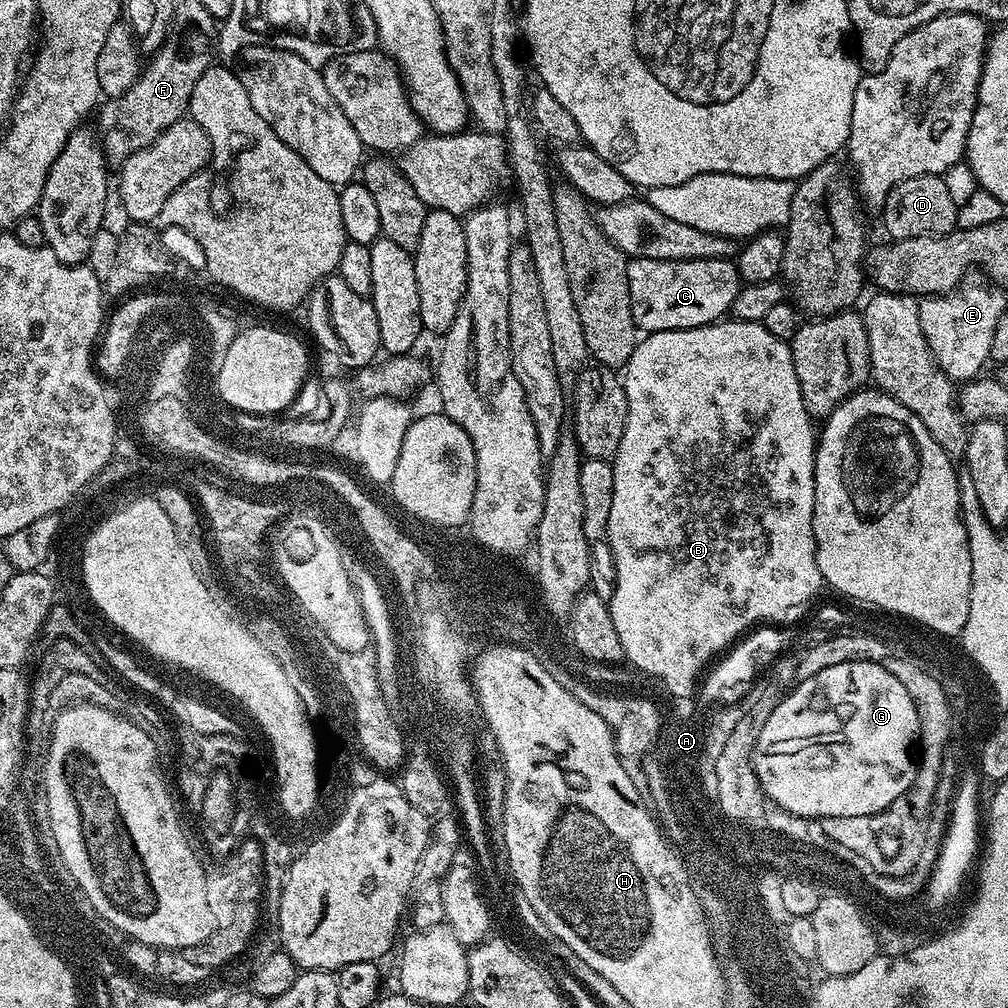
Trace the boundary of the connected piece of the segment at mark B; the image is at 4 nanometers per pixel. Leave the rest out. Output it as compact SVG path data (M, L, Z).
M725 318L701 328L647 333L624 364L622 379L630 411L626 414L622 442L618 442L616 456L610 462L614 470L614 502L610 502L607 542L616 567L616 585L608 601L608 609L614 618L618 639L622 641L624 660L633 669L636 667L638 671L668 684L674 678L686 677L690 668L690 676L696 680L700 671L704 667L707 669L720 656L724 640L731 639L734 630L744 627L744 624L756 626L761 622L790 621L798 614L800 602L808 596L800 590L800 560L804 560L802 554L816 552L816 543L808 538L808 524L814 524L818 432L815 427L812 429L813 417L808 415L802 402L791 347L785 341L774 338L763 323Z

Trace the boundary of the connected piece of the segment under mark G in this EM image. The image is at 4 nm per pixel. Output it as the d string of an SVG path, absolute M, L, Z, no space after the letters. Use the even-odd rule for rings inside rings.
M846 659L844 662L838 666L825 666L824 670L818 670L818 674L814 674L810 678L807 678L806 681L802 681L800 684L796 685L788 694L785 696L782 702L778 702L778 706L775 707L773 712L768 712L766 715L766 724L762 728L762 732L758 734L755 739L755 747L752 749L751 762L756 768L756 776L760 782L762 790L770 797L778 806L784 808L788 812L792 812L796 816L803 817L813 817L821 818L824 816L865 816L866 814L874 814L875 812L881 812L887 808L893 807L897 803L896 799L903 797L907 793L909 786L914 782L917 761L914 759L914 752L912 756L912 744L917 743L918 737L920 734L920 722L919 722L919 710L915 706L915 702L911 700L910 694L907 693L905 686L902 686L901 682L898 682L898 679L890 674L890 671L886 670L883 666L883 663L876 663L874 661L864 661L864 660L849 660Z

